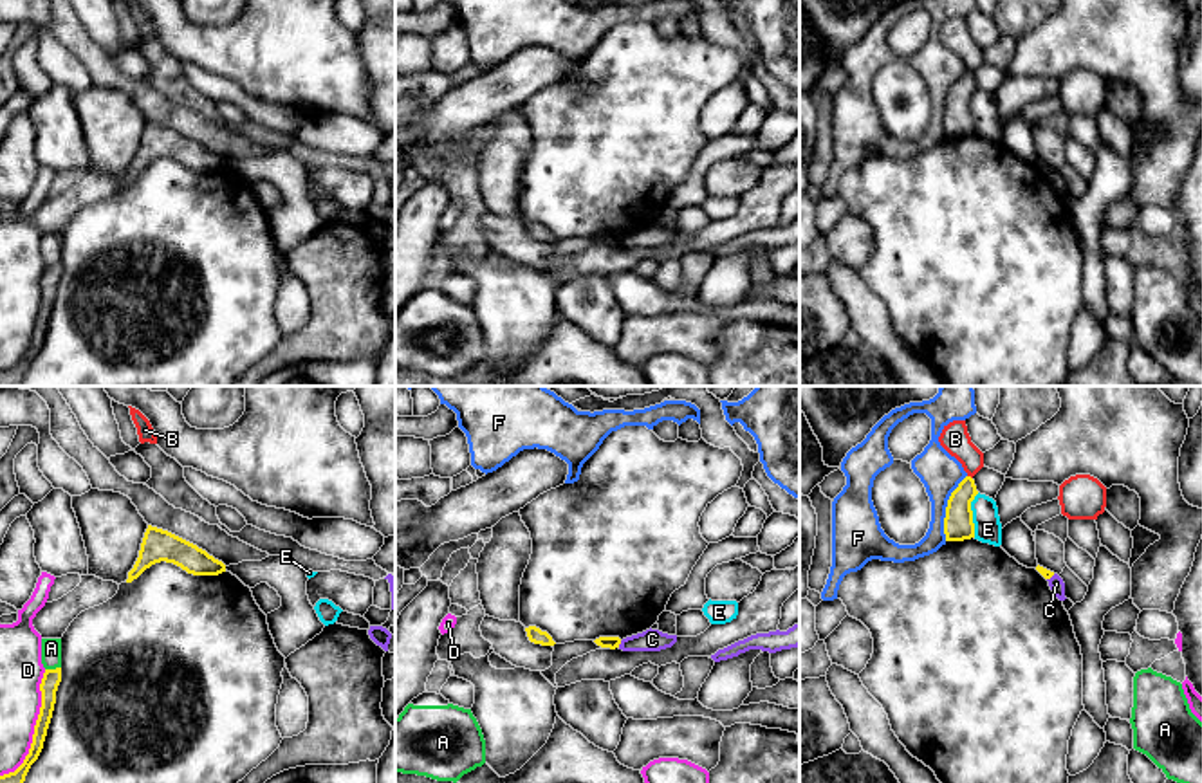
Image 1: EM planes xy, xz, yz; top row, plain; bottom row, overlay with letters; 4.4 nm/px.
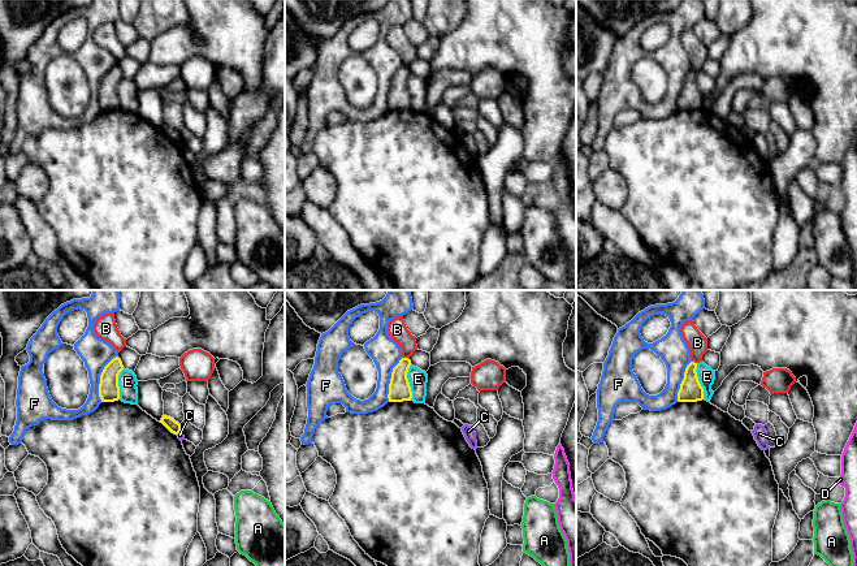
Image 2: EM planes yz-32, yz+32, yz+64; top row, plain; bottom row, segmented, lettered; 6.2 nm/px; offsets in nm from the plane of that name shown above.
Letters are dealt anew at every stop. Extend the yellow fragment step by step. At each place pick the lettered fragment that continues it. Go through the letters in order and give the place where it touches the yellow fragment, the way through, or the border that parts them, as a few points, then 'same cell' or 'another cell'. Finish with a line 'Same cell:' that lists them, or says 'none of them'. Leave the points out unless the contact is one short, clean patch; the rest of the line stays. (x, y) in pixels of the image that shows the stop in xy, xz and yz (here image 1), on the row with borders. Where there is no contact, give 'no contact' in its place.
A: contact xy (53, 670); another cell
B: contact yz (970, 477); border yz (968, 475), (971, 479); another cell
C: contact xz (619, 643); border xz (621, 641), (618, 646); another cell
D: contact xy (35, 727); another cell
E: contact yz (971, 515); border yz (979, 493), (971, 502), (973, 536); another cell
F: contact yz (946, 507); another cell
Same cell: none of them

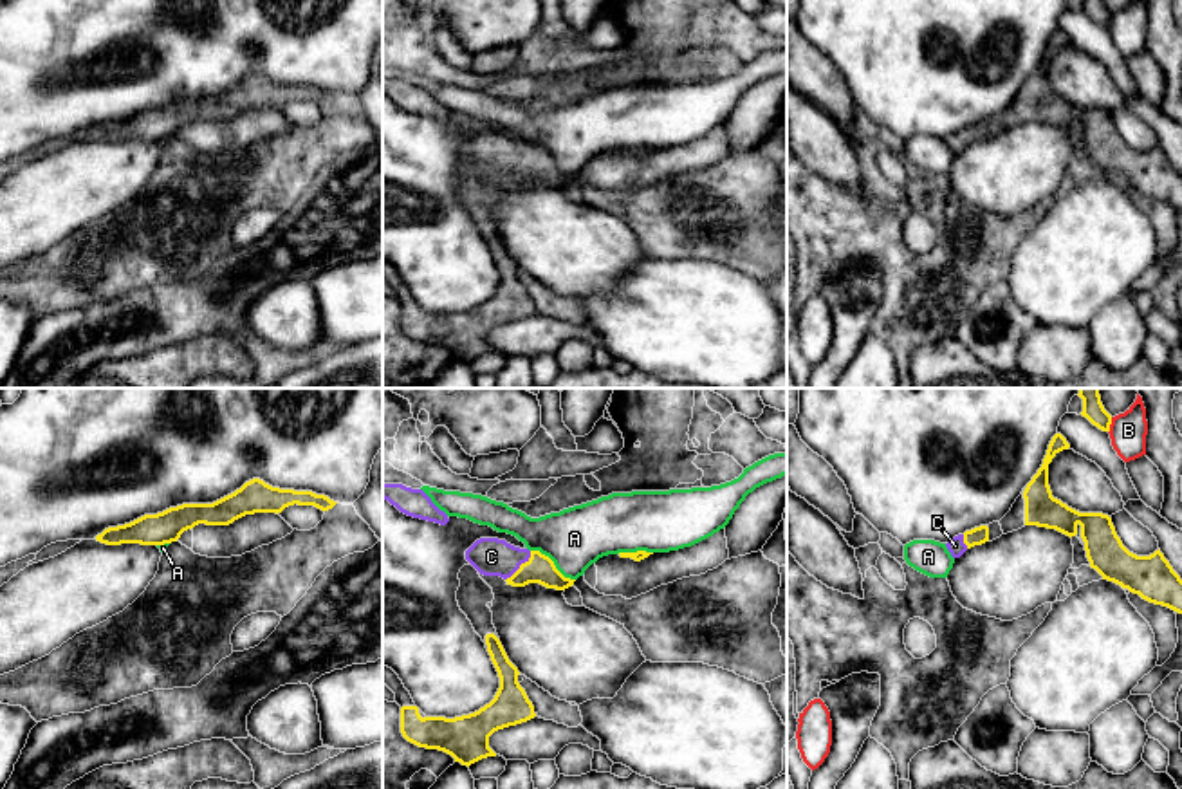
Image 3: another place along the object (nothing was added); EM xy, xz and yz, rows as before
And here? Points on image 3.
A: contact xz (553, 564); another cell
B: contact yz (1110, 423); another cell
C: contact xz (520, 566); way xz (540, 569), (520, 566), (491, 556); same cell
Same cell: C

